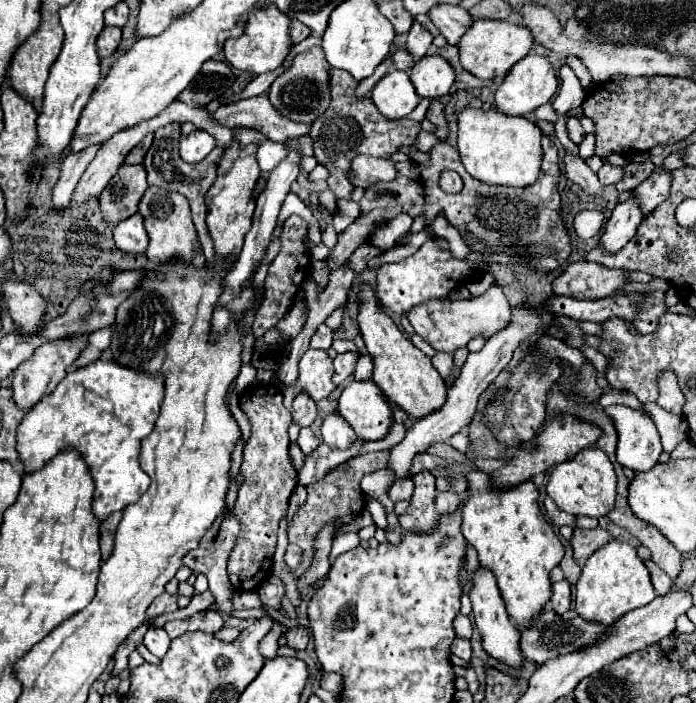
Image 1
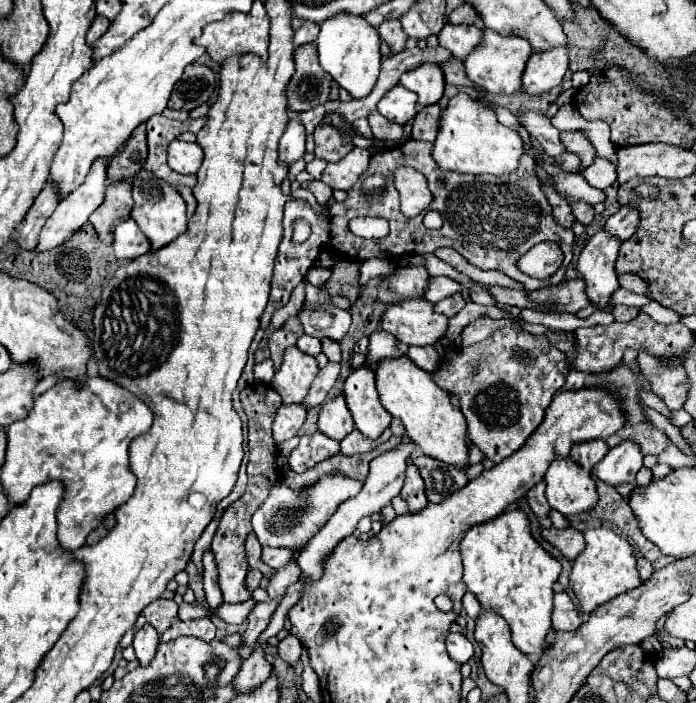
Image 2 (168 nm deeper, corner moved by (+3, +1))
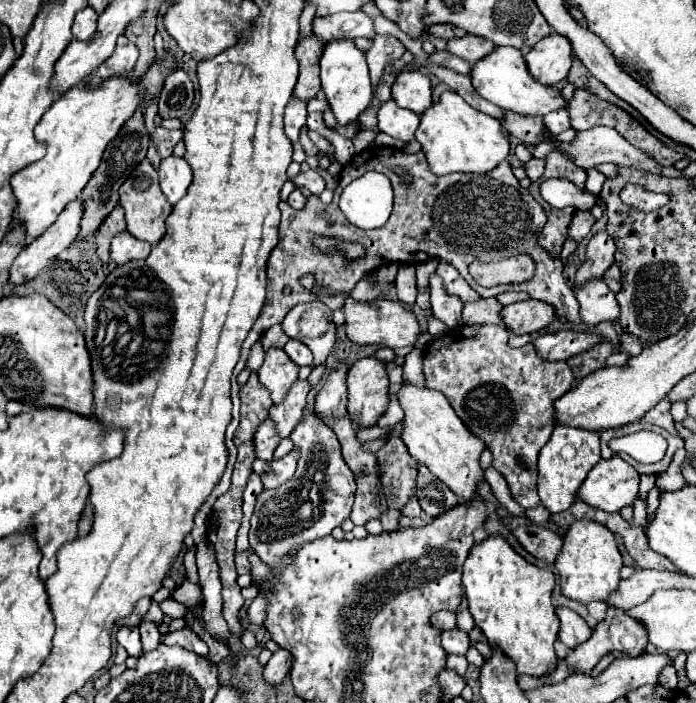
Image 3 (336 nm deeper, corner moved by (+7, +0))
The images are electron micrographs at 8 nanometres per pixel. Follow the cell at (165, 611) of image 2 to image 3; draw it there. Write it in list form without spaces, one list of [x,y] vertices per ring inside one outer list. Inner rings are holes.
[[[143,620],[143,622],[139,624],[139,630],[141,630],[143,652],[157,648],[157,644],[161,642],[161,636],[163,636],[163,634],[159,632],[159,624],[157,624],[157,622],[151,622],[151,620]]]

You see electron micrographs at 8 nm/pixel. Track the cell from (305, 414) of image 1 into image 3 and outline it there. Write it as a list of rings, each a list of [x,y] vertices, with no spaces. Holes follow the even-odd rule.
[[[267,418],[257,428],[257,436],[255,436],[255,452],[257,452],[257,458],[271,460],[279,442],[281,442],[281,436],[279,436],[279,432],[275,428],[275,422],[271,418]]]

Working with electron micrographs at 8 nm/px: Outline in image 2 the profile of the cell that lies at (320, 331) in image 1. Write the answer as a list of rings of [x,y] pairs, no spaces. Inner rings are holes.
[[[301,335],[295,345],[297,345],[297,349],[301,349],[303,353],[313,355],[313,357],[317,357],[321,353],[321,341],[317,337],[311,337],[311,335]]]

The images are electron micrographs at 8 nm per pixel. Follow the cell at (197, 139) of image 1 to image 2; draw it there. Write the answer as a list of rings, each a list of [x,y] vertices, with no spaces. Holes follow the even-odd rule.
[[[175,139],[167,149],[167,165],[179,175],[195,175],[201,167],[203,151],[197,143],[185,143]]]

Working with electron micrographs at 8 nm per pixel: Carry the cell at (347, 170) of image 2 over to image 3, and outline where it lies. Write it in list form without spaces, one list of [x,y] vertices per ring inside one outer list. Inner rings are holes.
[[[315,170],[301,172],[293,182],[295,182],[295,186],[297,186],[297,188],[305,186],[311,194],[317,194],[317,196],[325,190],[325,180],[323,180],[323,176],[321,176],[319,172],[315,172]]]

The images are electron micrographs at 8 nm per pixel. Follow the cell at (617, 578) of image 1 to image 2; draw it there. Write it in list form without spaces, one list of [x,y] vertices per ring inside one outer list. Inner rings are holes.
[[[597,527],[597,529],[587,529],[583,531],[585,537],[585,549],[577,555],[573,561],[573,569],[569,573],[569,583],[573,587],[575,597],[579,599],[579,605],[585,613],[591,613],[599,605],[615,599],[621,593],[627,593],[635,587],[639,587],[643,581],[639,579],[637,567],[635,567],[635,555],[631,545],[613,533],[611,529]]]

